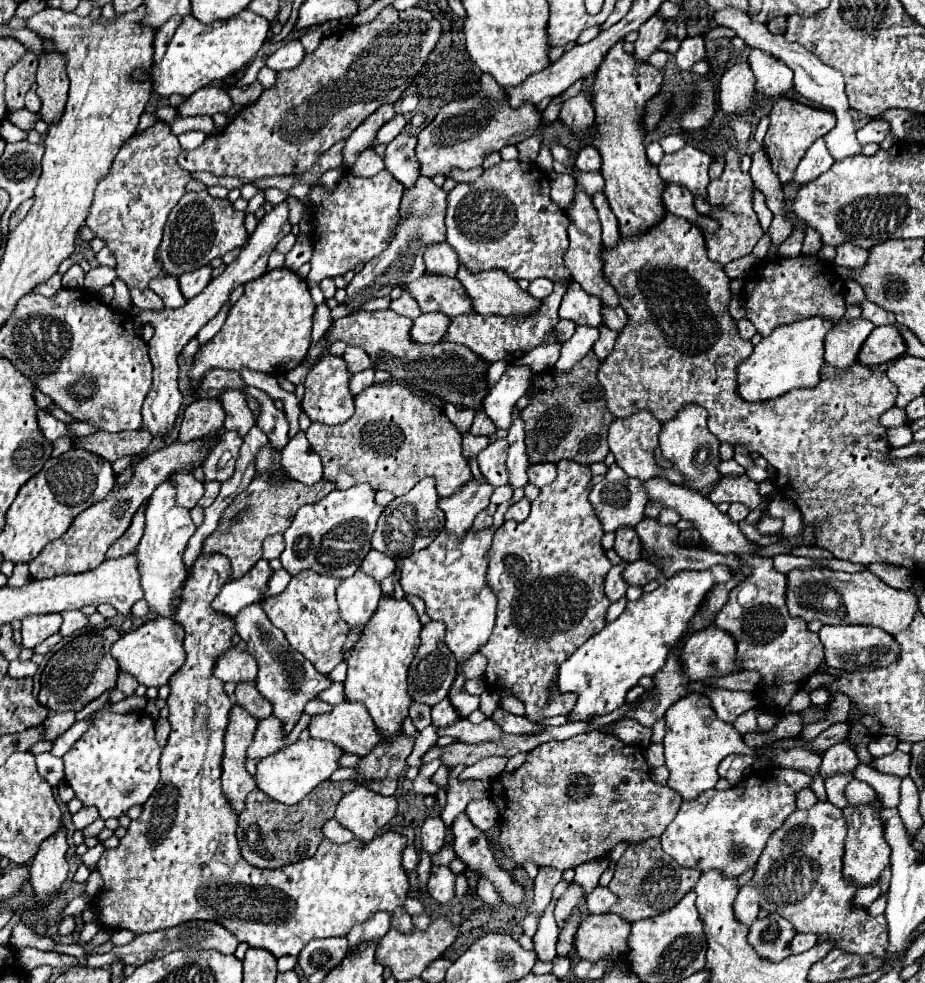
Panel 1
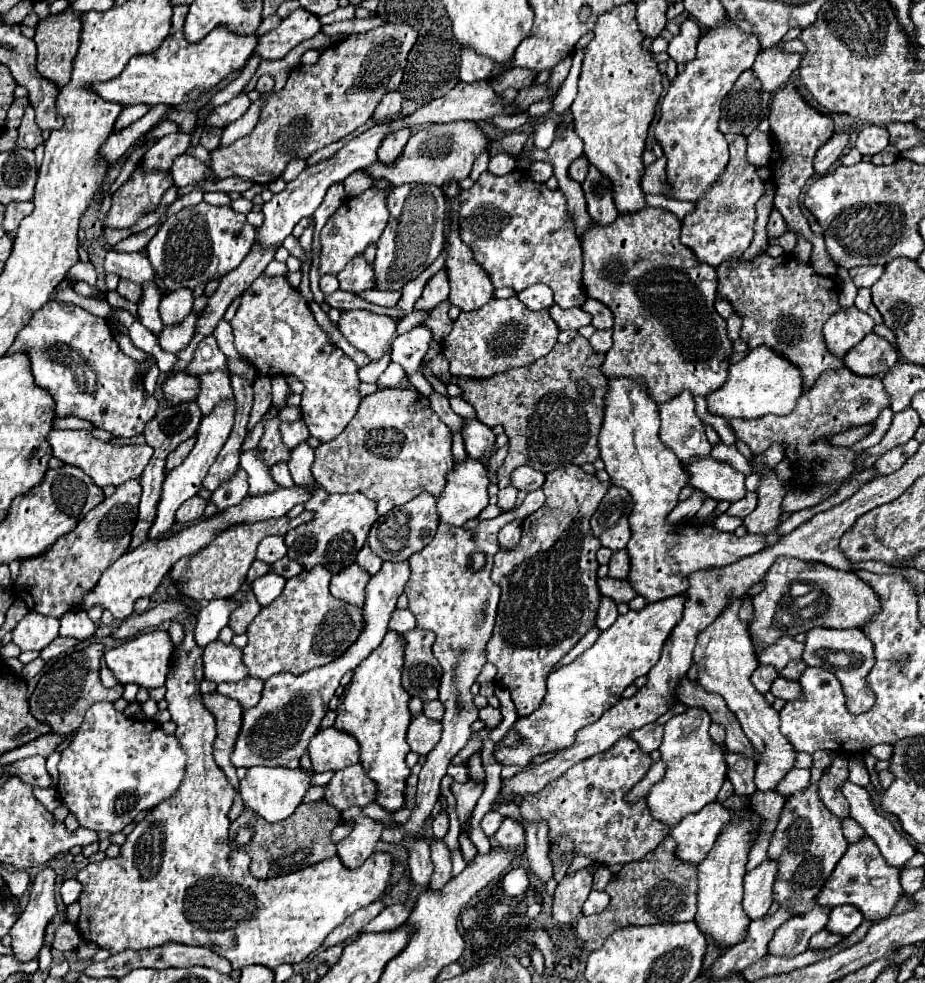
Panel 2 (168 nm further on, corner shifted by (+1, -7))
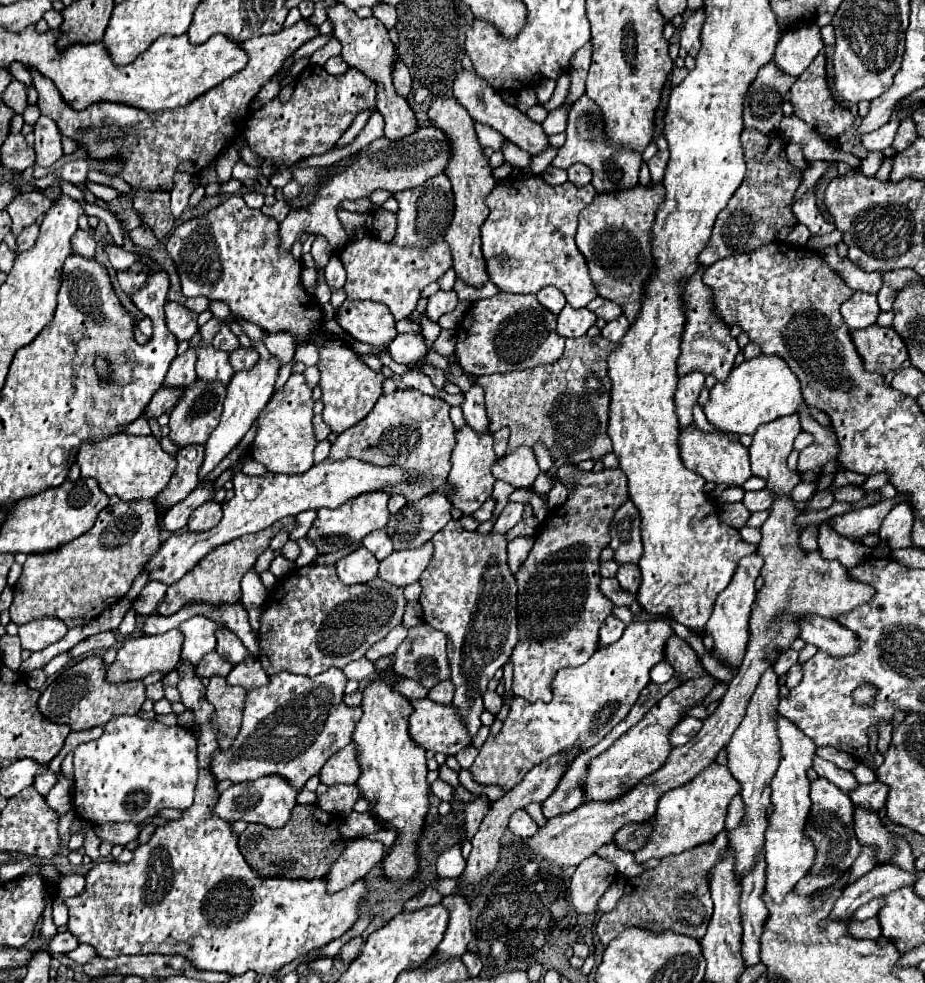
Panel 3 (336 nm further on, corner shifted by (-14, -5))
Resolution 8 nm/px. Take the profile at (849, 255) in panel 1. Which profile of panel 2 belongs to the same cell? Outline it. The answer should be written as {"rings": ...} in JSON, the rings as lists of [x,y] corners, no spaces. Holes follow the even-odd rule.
{"rings":[[[860,266],[850,270],[850,278],[858,288],[870,288],[884,274],[884,266]]]}

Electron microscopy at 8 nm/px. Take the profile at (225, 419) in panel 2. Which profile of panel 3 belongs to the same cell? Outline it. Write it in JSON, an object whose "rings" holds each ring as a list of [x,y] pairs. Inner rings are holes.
{"rings":[[[273,356],[269,362],[259,360],[255,364],[253,370],[249,372],[235,372],[233,380],[227,386],[227,398],[225,398],[225,410],[221,414],[221,422],[219,426],[211,432],[207,444],[205,444],[205,460],[203,466],[199,468],[199,480],[203,482],[213,468],[241,442],[241,438],[247,434],[247,430],[253,426],[255,416],[259,416],[259,412],[263,412],[263,408],[267,406],[267,400],[273,394],[273,384],[277,380],[277,372],[279,372],[281,364],[279,360]]]}

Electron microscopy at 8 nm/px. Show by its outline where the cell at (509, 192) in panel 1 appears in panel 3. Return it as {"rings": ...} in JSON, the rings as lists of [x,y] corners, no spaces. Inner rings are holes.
{"rings":[[[529,176],[529,178],[503,178],[495,184],[491,194],[485,198],[489,206],[489,216],[481,226],[481,242],[483,242],[483,256],[487,262],[487,272],[493,284],[497,284],[503,292],[513,294],[537,294],[545,286],[557,286],[567,302],[573,308],[585,308],[595,296],[597,290],[591,284],[589,268],[585,256],[579,252],[575,244],[575,232],[577,232],[577,218],[579,212],[591,204],[591,198],[595,198],[593,184],[577,188],[575,184],[559,184],[551,186],[541,176]]]}

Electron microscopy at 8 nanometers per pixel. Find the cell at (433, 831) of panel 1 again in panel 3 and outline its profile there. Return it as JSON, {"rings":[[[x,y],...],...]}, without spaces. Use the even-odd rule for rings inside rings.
{"rings":[[[453,892],[451,896],[445,896],[441,904],[449,910],[449,926],[445,930],[441,944],[437,946],[439,956],[435,956],[435,958],[447,960],[453,956],[463,956],[467,952],[467,944],[473,936],[469,902],[463,892]]]}

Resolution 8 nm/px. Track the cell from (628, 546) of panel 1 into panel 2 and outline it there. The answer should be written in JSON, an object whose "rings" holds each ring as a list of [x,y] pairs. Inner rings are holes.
{"rings":[[[626,550],[614,552],[610,558],[610,564],[608,564],[608,576],[616,578],[616,580],[624,580],[628,576],[628,570],[630,570],[630,562],[628,562]]]}

